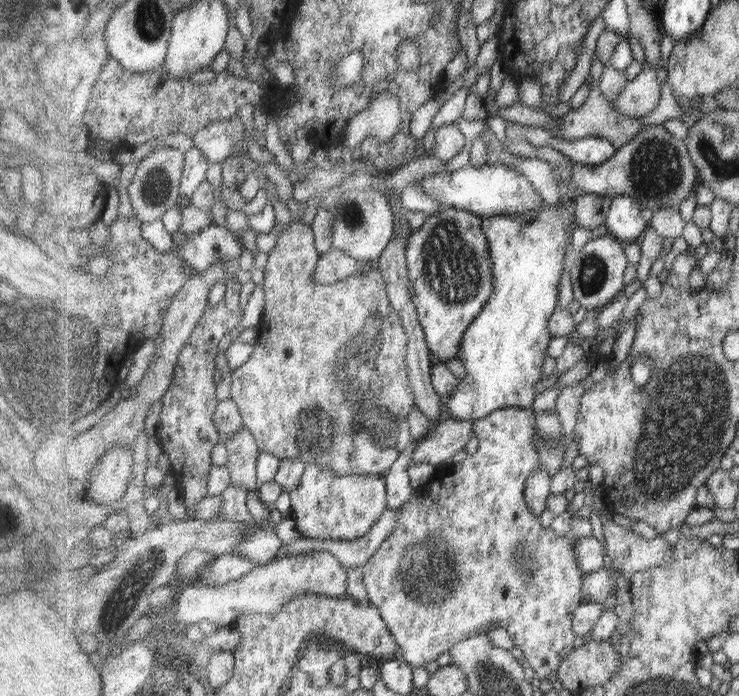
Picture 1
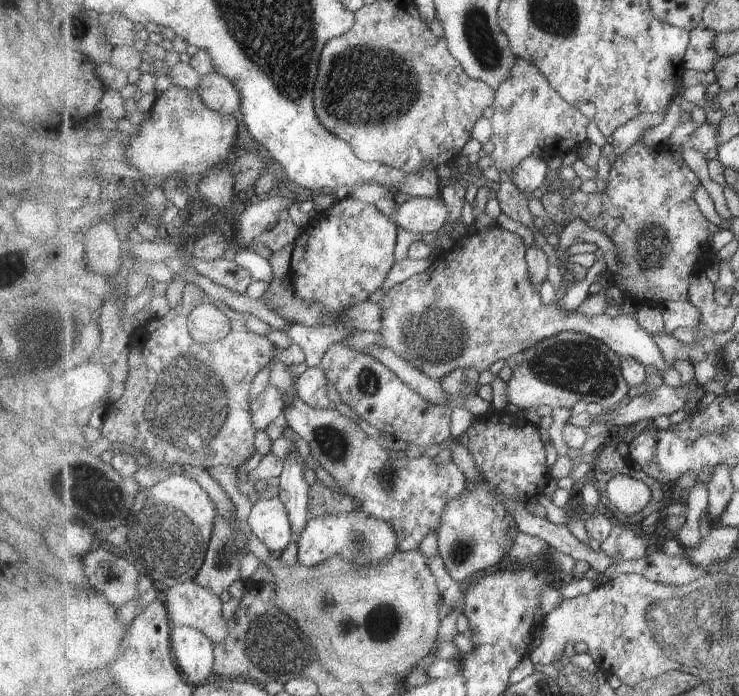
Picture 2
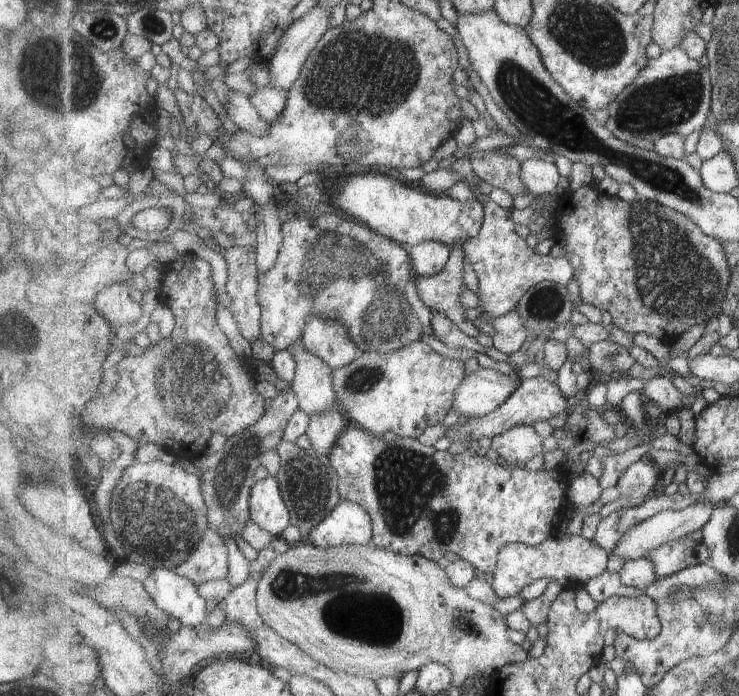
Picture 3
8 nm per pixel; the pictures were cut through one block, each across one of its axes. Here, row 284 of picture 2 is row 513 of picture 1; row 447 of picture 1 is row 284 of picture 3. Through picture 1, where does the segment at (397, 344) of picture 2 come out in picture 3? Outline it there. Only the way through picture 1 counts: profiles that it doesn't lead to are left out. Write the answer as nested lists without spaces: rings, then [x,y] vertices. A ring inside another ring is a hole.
[[[489,200],[481,232],[464,241],[466,259],[473,266],[478,277],[478,305],[495,318],[515,311],[519,301],[530,288],[543,281],[568,285],[576,278],[574,264],[566,258],[541,255],[515,232],[517,222],[511,218],[511,210],[505,210]]]

